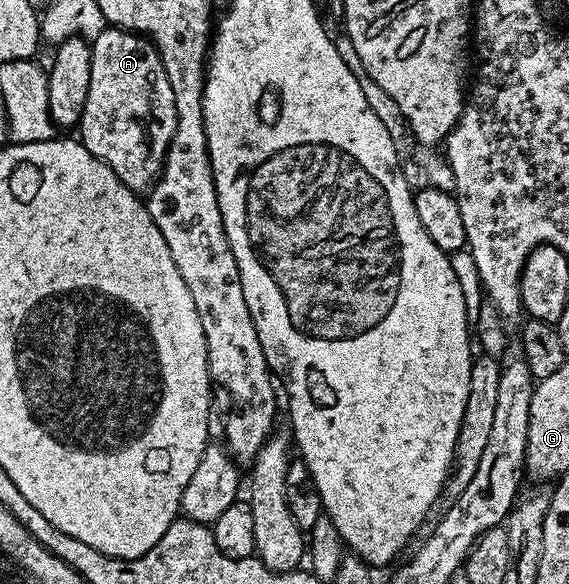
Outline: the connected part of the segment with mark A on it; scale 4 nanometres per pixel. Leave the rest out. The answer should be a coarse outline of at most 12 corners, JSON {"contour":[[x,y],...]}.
{"contour":[[152,39],[91,41],[79,139],[141,194],[177,111]]}

